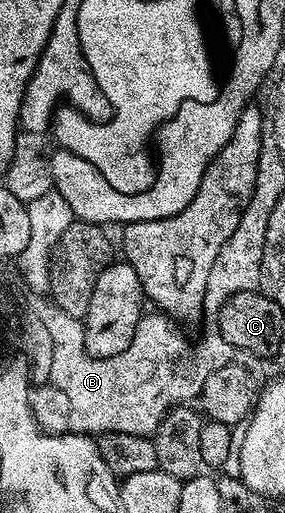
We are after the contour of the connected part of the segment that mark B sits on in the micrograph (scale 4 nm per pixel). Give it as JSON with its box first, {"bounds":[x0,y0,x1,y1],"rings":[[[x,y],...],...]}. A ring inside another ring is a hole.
{"bounds":[49,314,237,437],"rings":[[[147,314],[138,326],[143,328],[143,348],[132,340],[127,350],[107,359],[79,352],[75,348],[75,336],[55,332],[53,344],[59,344],[59,360],[67,360],[67,364],[55,364],[53,360],[49,382],[66,395],[70,408],[69,430],[76,435],[113,432],[152,437],[172,408],[196,401],[209,375],[224,371],[237,356],[236,349],[215,332],[206,338],[205,346],[194,348],[189,344],[175,344],[175,336],[182,331],[171,333],[165,324],[151,332],[147,328]],[[151,344],[159,344],[159,348],[151,348]],[[139,352],[159,352],[159,356],[167,352],[167,356],[175,356],[175,364],[139,364]]]}

